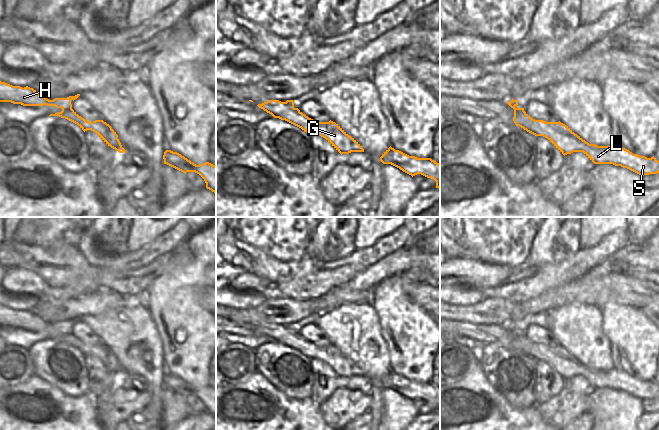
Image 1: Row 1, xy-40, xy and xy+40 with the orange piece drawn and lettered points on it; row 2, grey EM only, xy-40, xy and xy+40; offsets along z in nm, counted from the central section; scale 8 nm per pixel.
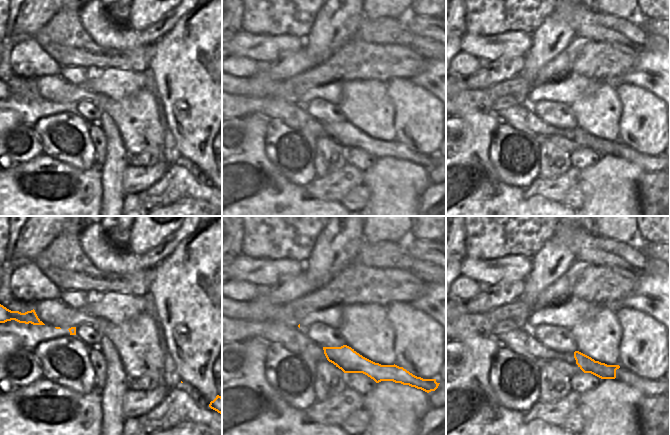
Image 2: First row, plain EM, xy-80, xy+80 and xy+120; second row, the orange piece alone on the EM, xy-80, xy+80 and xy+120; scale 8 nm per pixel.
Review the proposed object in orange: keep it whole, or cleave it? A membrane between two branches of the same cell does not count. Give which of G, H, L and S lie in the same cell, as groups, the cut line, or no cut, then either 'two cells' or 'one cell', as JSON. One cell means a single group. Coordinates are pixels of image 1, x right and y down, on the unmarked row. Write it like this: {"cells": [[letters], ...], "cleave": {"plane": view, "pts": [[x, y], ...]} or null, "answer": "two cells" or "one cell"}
{"cells": [["G", "H", "L", "S"]], "cleave": null, "answer": "one cell"}

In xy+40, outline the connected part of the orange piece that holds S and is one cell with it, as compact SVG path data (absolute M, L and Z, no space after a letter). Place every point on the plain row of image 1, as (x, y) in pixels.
M517 324L507 328L514 333L513 345L535 360L547 362L564 380L573 376L583 376L594 388L613 388L627 392L641 400L659 397L659 385L653 380L647 382L633 378L615 368L597 370L589 368L575 358L568 350L559 346L545 346L531 342L524 332L517 332Z

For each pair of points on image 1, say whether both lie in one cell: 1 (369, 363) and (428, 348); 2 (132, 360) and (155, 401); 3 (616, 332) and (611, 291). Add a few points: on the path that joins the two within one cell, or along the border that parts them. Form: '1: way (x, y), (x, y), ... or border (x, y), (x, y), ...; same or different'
1: border (381, 336), (387, 347), (390, 369); different
2: way (143, 368), (155, 380), (155, 390); same
3: border (635, 307), (607, 302), (600, 308); different

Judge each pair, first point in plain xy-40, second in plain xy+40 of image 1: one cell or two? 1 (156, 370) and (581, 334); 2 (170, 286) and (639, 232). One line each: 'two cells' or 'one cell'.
1: one cell
2: two cells

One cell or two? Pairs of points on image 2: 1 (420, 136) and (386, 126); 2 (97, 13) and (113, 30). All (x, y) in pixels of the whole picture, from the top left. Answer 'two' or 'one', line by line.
1: two
2: one

